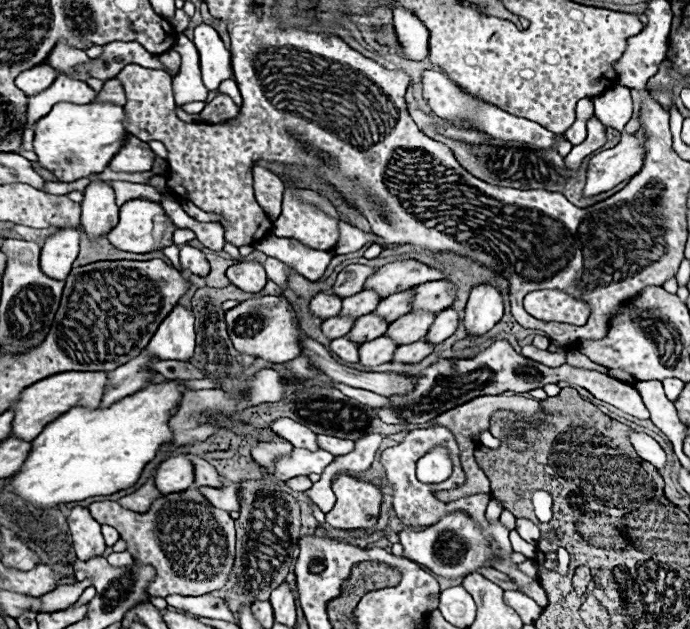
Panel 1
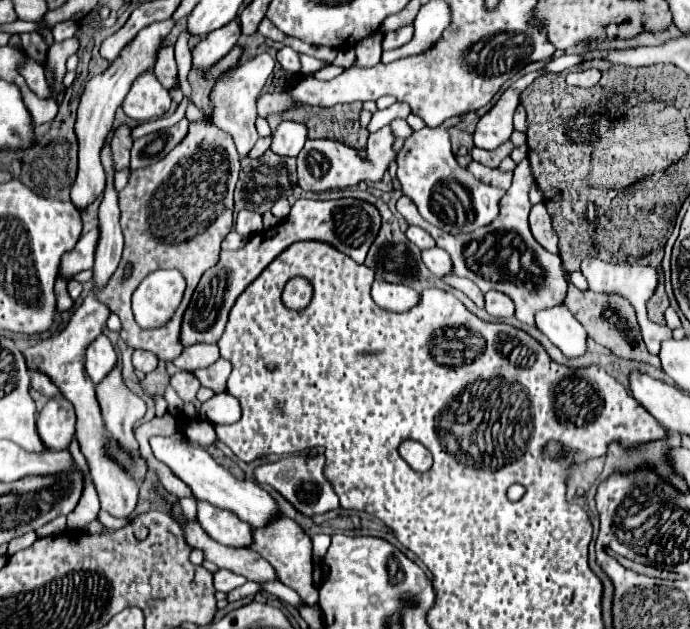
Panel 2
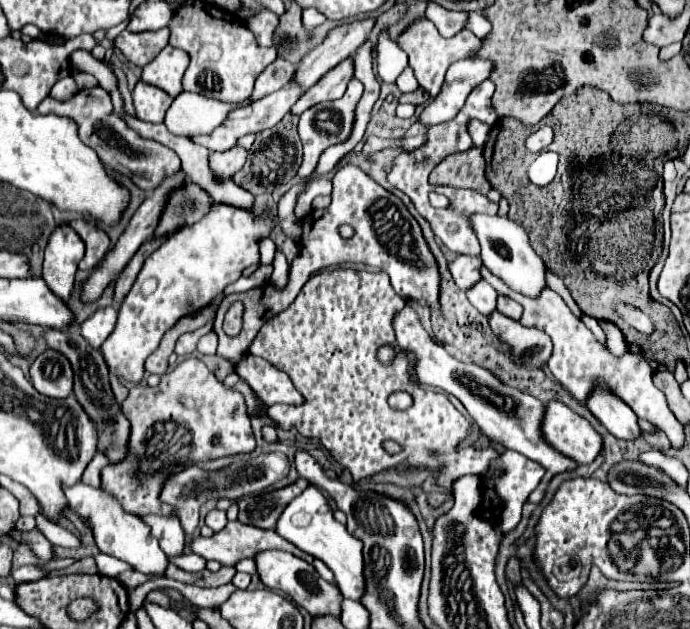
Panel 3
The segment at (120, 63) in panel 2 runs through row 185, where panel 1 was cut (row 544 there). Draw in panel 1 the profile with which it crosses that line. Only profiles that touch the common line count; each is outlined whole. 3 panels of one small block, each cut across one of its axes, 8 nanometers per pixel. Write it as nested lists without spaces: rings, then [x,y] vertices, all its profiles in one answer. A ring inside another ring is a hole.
[[[72,508],[68,516],[70,534],[74,540],[74,550],[80,560],[90,560],[94,556],[102,556],[106,550],[104,538],[100,534],[100,524],[90,516],[88,508]]]

